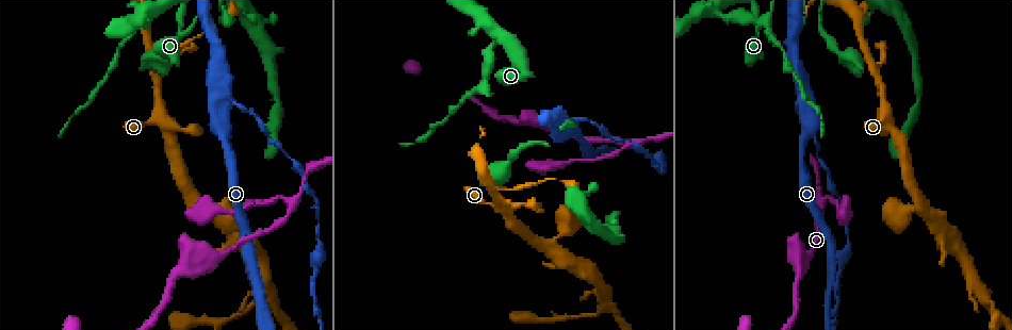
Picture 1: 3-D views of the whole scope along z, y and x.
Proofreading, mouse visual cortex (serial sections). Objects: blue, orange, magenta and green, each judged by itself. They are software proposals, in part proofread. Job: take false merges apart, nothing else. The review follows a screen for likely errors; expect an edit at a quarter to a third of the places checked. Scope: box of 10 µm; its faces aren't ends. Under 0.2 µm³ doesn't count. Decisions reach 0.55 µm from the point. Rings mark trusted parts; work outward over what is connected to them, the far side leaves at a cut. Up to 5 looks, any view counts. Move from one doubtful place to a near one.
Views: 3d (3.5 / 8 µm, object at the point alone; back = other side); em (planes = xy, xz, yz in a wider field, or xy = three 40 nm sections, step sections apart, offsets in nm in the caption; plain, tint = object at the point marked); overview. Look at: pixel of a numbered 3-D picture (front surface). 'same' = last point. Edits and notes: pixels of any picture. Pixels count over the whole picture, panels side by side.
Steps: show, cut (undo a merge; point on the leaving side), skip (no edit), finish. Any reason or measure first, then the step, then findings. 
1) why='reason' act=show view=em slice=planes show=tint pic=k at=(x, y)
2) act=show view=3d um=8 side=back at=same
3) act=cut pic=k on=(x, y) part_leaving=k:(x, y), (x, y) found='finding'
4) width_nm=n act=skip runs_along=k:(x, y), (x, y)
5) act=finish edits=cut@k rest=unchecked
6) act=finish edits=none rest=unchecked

why='thin arm on a thick one' act=show view=3d um=3.5 pic=1 at=(223, 98)

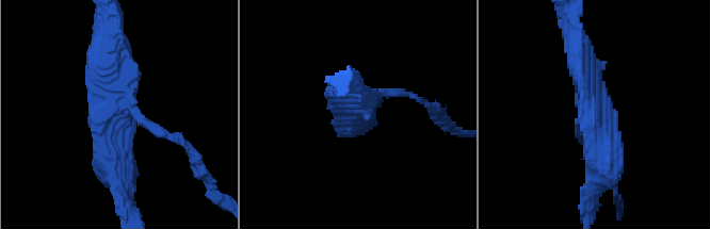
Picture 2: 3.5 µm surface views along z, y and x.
arms=3 arm_widths_nm=150,350,500 why='now the EM' act=show view=em slice=xy step=5 show=tint pic=2 at=(120, 113)

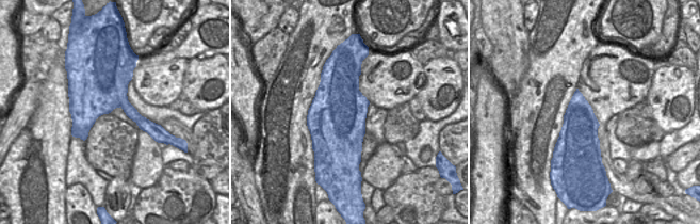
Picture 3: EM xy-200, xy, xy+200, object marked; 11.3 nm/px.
act=cut pic=2 on=(160, 133) found='two cells meet here'

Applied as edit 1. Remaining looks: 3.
why='three arms meet' act=show view=3d um=3.5 side=back pic=1 at=(821, 204)

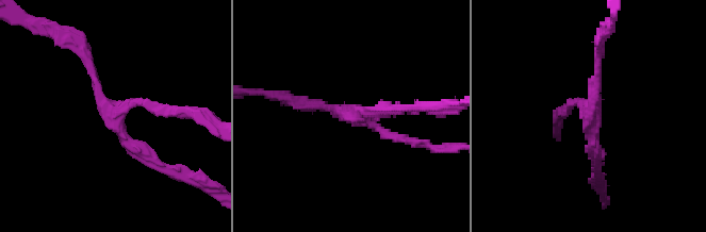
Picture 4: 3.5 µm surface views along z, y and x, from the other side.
arms=3 arm_widths_nm=150,150,200 why='need the tissue' act=show view=em slice=xy step=3 show=plain pic=4 at=(117, 115)

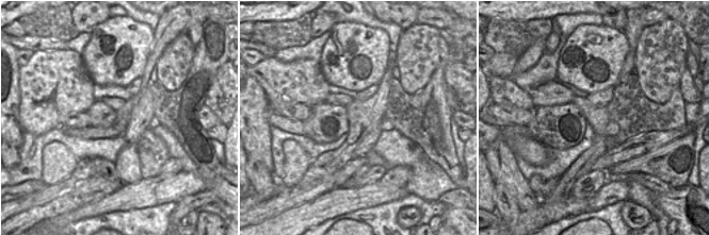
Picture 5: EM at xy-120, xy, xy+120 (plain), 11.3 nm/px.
act=show view=em slice=xy step=3 show=tint at=same

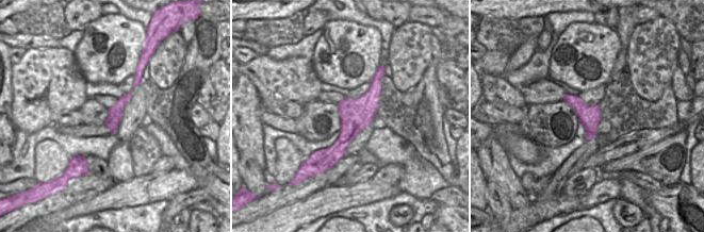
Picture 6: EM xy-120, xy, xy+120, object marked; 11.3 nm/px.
width_nm=360 act=skip runs_along=6:(377, 80), (333, 160) found='all the same cell'

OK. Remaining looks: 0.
act=finish edits=cut@2 rest=unchecked

